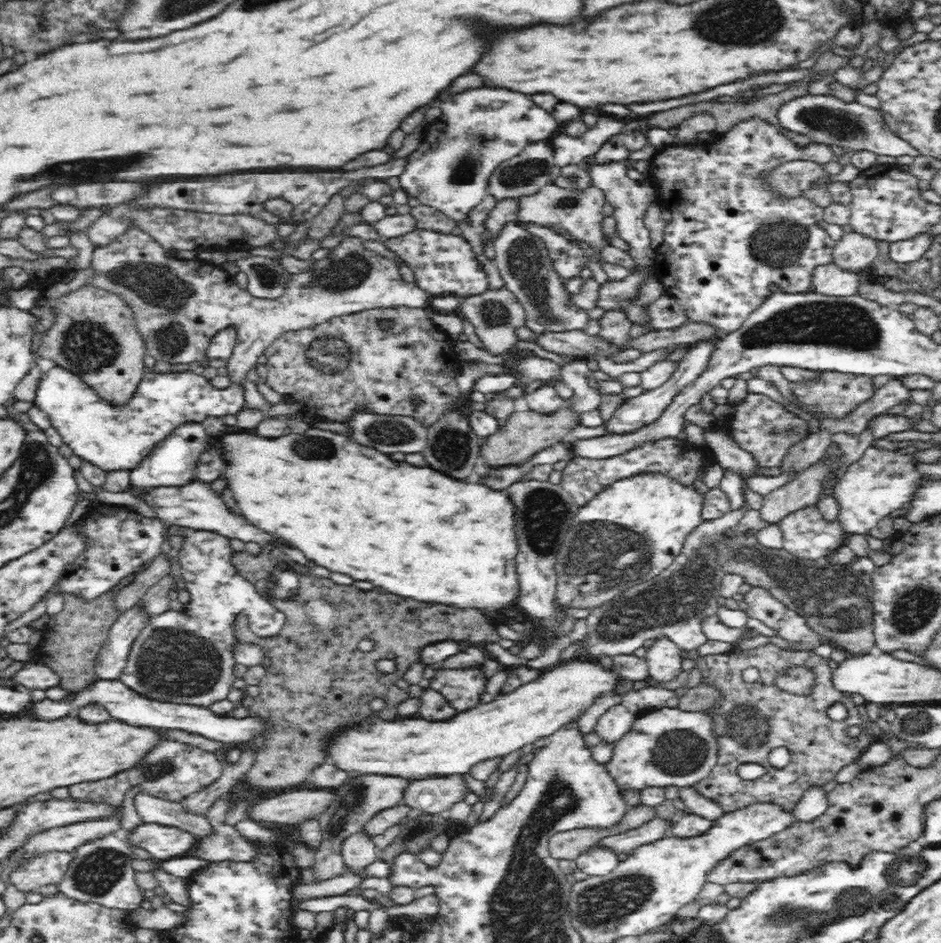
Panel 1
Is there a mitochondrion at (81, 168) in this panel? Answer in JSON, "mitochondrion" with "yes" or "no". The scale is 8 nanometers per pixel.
{"mitochondrion":"yes"}

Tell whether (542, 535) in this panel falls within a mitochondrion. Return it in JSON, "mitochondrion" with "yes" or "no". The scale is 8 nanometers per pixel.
{"mitochondrion":"yes"}

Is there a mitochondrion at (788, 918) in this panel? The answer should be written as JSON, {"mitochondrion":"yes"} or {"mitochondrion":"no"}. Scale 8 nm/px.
{"mitochondrion":"yes"}

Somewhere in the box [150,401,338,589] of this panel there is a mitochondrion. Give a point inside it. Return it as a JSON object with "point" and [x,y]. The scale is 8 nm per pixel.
{"point":[312,447]}

